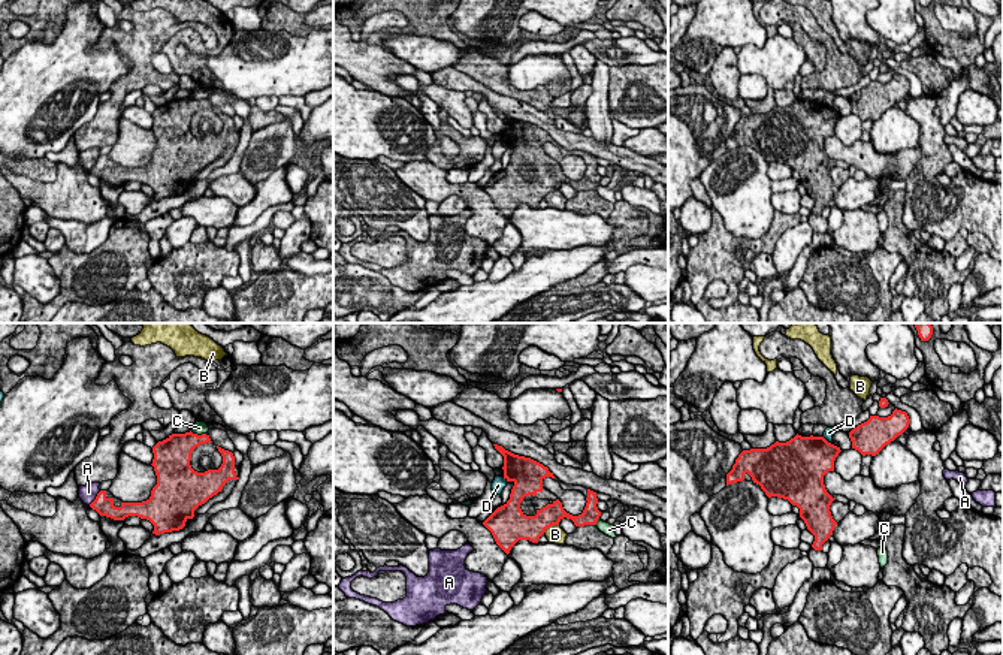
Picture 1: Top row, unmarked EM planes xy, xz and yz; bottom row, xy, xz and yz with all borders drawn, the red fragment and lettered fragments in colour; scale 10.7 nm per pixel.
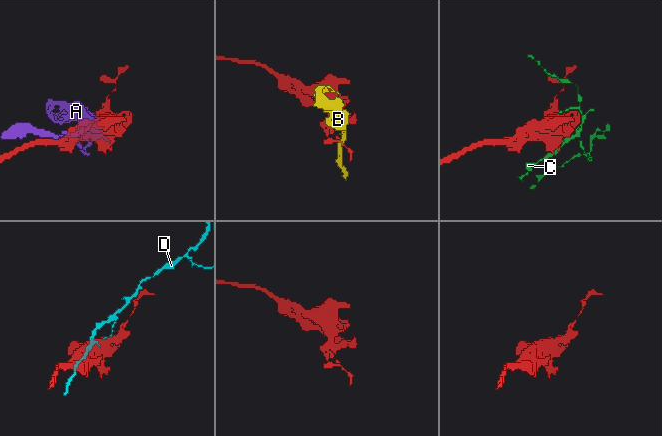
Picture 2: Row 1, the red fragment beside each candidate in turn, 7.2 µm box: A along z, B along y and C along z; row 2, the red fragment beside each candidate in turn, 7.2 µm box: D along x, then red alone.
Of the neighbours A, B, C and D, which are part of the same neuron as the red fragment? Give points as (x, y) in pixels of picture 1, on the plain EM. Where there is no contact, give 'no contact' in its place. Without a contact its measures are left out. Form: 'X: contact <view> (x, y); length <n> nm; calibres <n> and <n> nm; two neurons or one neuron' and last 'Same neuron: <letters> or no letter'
A: contact xy (96, 163); length 200 nm; calibres 200 and 190 nm; two neurons
B: contact xz (550, 190); length 200 nm; calibres 260 and 190 nm; two neurons
C: contact xy (196, 99); length 180 nm; calibres 320 and 140 nm; two neurons
D: contact yz (825, 105); length 120 nm; calibres 480 and 100 nm; two neurons
Same neuron: no letter

